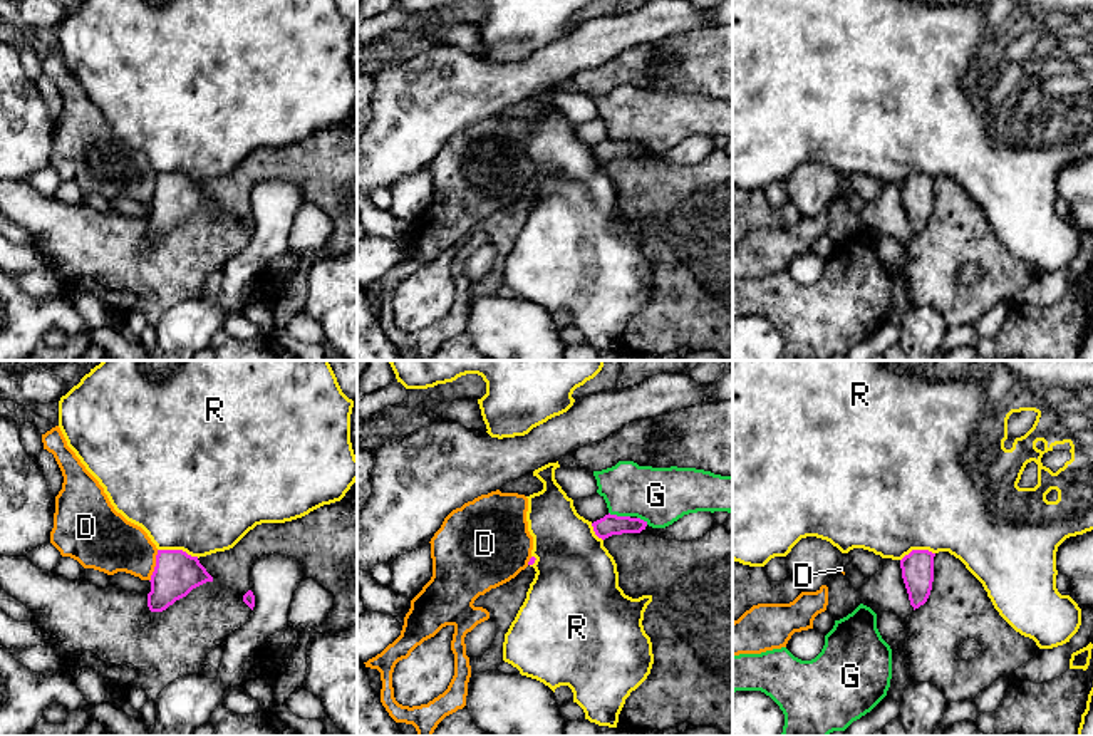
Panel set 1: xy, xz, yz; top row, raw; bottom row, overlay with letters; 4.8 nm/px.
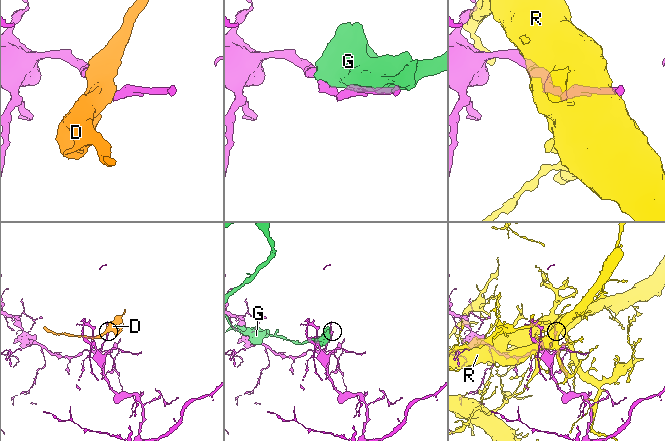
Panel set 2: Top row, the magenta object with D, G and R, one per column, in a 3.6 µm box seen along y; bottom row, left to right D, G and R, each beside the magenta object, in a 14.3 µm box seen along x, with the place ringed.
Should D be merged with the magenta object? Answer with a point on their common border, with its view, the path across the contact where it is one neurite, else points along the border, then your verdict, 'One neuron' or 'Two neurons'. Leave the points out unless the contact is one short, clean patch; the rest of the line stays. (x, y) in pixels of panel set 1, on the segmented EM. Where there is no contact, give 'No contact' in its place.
Touches magenta at xy (156, 565). Boundary: xy (158, 550), (150, 580). Two neurons

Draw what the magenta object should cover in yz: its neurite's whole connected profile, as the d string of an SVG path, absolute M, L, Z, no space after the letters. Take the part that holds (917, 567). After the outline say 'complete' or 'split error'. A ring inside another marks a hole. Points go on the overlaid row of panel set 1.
M912 550L900 560L902 578L910 605L919 609L930 595L934 582L934 557L929 550Z; complete

